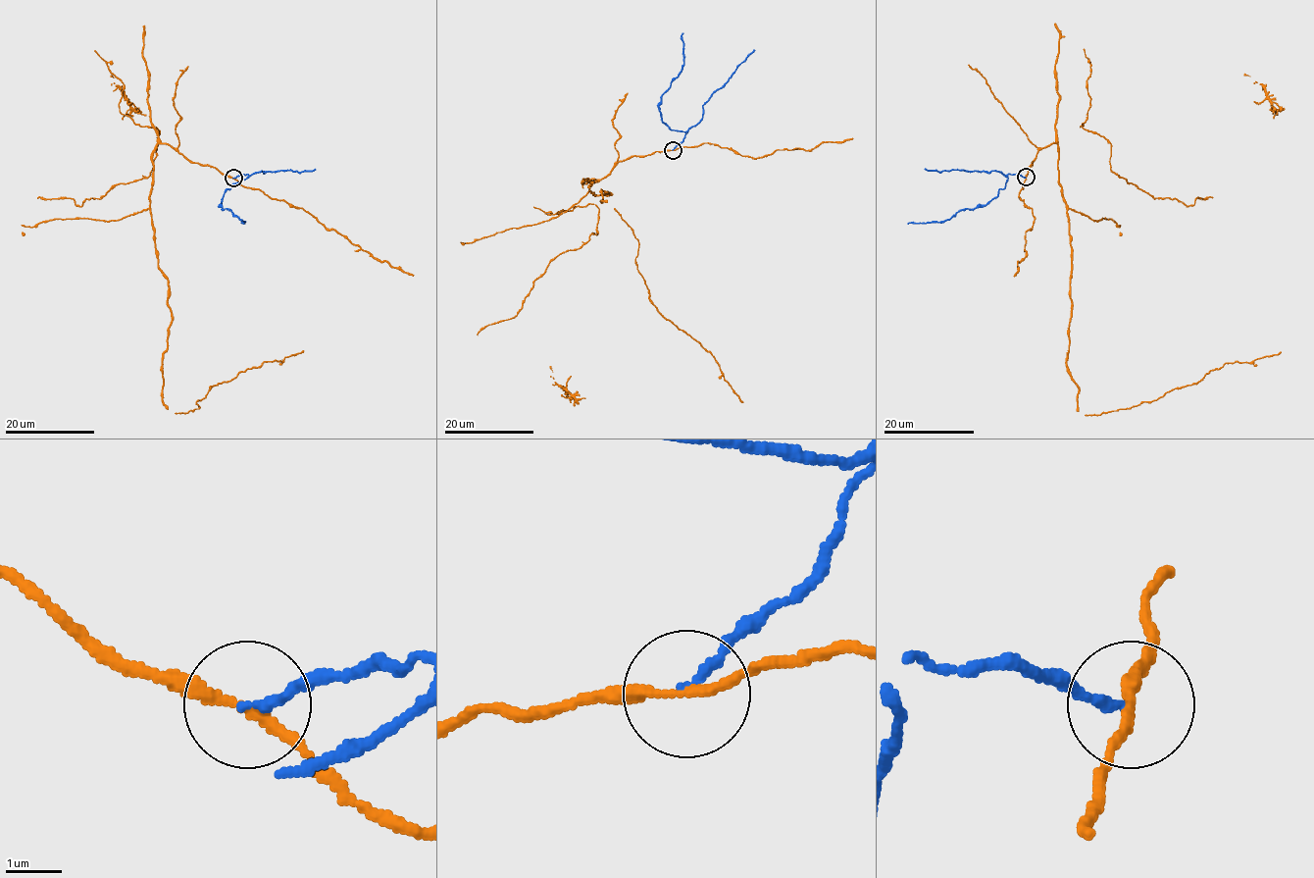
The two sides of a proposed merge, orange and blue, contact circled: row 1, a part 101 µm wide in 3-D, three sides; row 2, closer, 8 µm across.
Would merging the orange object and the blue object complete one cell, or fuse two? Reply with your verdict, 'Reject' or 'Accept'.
Reject

